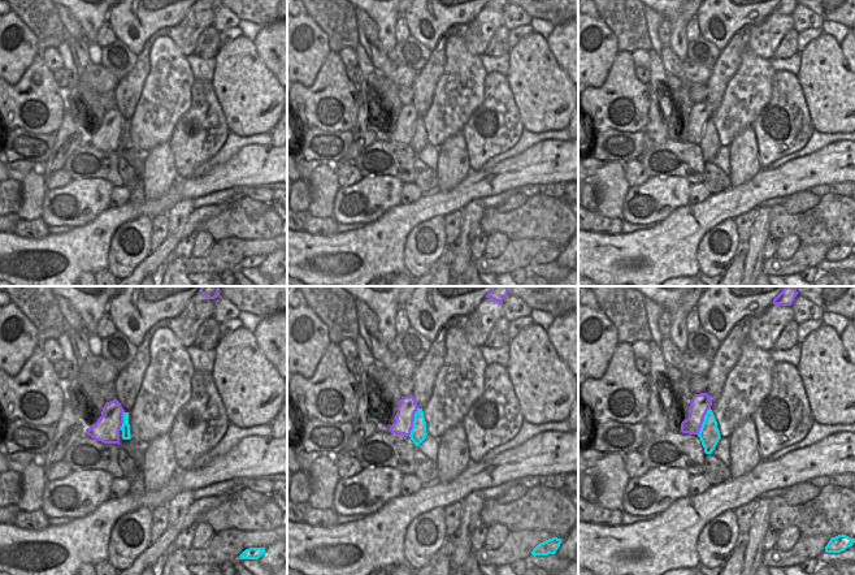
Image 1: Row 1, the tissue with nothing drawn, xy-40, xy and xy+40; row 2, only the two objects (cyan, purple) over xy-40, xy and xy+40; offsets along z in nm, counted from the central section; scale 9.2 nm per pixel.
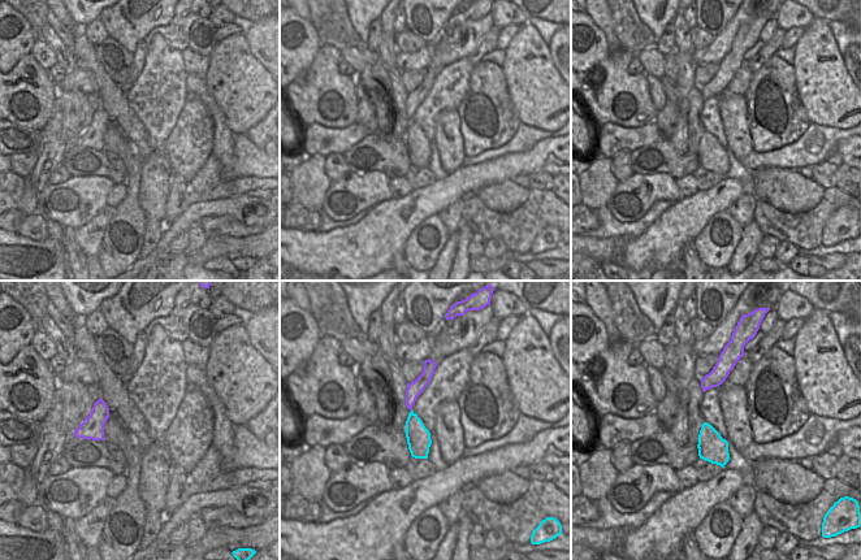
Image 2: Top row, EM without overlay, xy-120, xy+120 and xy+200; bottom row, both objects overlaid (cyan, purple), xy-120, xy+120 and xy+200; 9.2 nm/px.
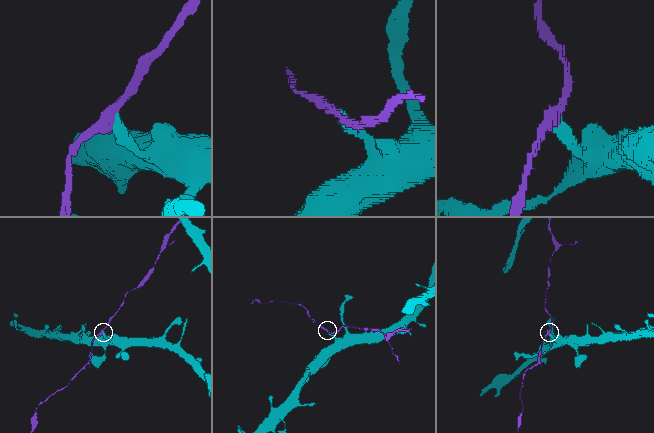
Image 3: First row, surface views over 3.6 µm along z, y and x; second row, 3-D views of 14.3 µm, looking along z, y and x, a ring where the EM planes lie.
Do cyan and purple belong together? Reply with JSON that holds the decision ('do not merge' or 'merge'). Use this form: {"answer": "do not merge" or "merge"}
{"answer": "do not merge"}

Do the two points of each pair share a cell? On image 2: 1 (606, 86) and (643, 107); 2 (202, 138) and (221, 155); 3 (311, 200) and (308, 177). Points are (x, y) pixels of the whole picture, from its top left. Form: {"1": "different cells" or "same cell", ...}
{"1": "same cell", "2": "different cells", "3": "same cell"}

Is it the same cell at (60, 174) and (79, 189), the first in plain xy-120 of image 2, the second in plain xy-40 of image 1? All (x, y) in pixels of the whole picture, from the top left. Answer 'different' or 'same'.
different

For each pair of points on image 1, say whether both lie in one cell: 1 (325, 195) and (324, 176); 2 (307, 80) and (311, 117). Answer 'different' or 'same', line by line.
1: same
2: different

